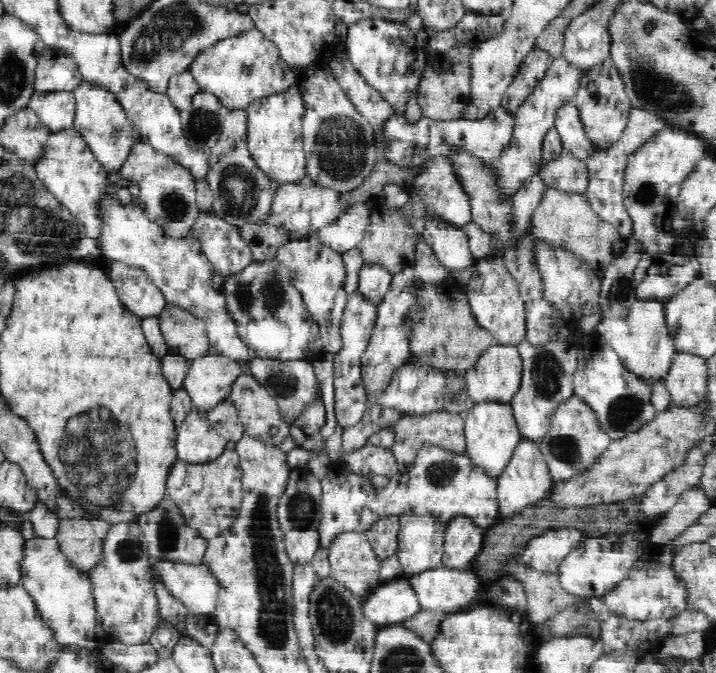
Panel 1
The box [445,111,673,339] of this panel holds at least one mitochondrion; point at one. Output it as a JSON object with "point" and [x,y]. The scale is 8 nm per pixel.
{"point":[646,192]}

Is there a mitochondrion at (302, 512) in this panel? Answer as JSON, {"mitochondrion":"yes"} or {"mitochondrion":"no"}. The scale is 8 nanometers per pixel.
{"mitochondrion":"yes"}

